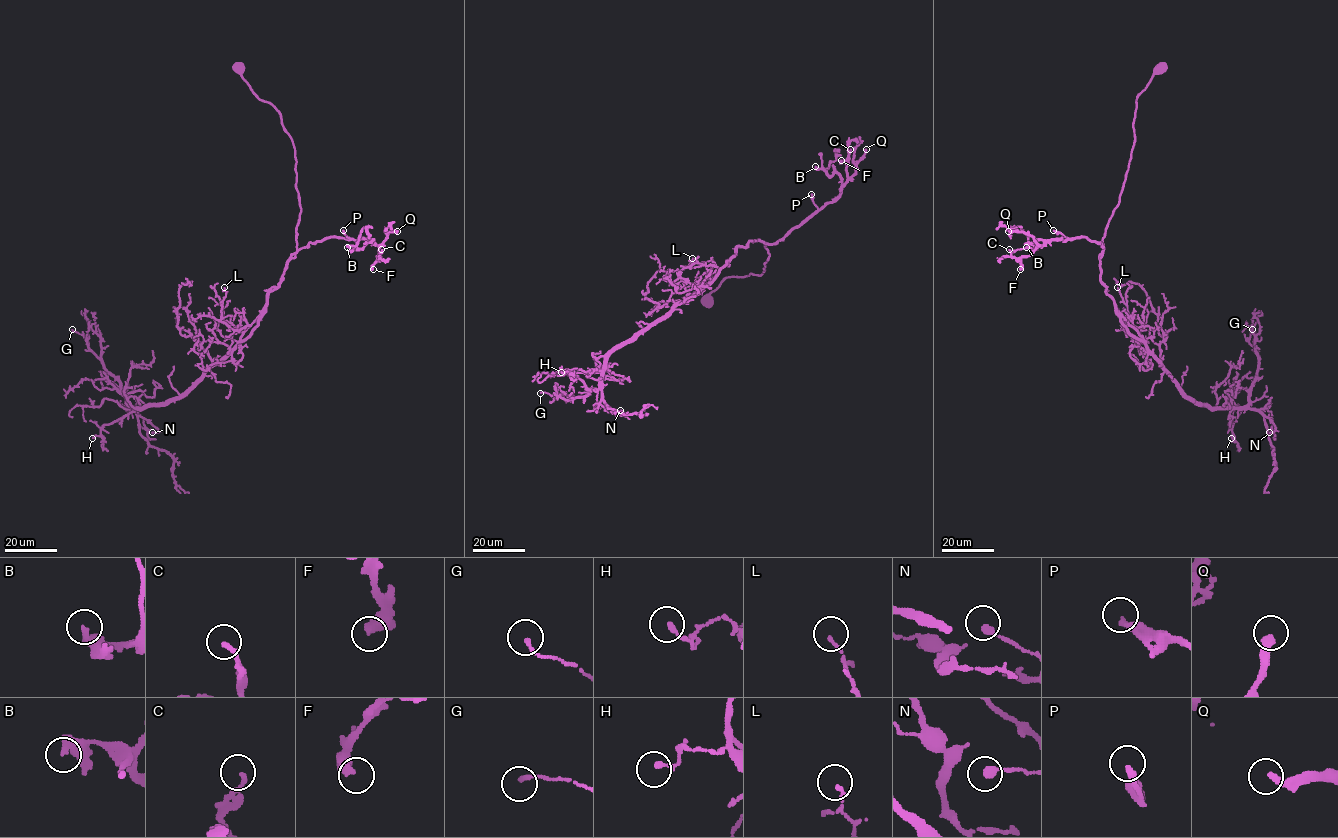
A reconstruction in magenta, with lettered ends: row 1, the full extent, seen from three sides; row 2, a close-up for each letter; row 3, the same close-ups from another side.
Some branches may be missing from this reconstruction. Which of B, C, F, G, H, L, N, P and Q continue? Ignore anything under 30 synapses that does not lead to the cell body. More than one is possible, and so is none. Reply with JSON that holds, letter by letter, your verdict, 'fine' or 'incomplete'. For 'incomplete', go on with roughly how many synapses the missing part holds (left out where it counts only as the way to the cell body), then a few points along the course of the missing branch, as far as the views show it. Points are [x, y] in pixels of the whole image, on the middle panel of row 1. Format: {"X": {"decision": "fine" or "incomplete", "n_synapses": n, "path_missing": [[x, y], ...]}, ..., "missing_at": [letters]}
{"B": {"decision": "incomplete", "n_synapses": 40, "path_missing": [[815, 166], [812, 157], [816, 151], [822, 152]]}, "C": {"decision": "fine"}, "F": {"decision": "fine"}, "G": {"decision": "fine"}, "H": {"decision": "fine"}, "L": {"decision": "fine"}, "N": {"decision": "fine"}, "P": {"decision": "incomplete", "n_synapses": 30, "path_missing": [[811, 194], [814, 187], [830, 179]]}, "Q": {"decision": "incomplete", "n_synapses": 60, "path_missing": [[866, 149], [868, 135], [892, 118]]}, "missing_at": ["B", "P", "Q"]}

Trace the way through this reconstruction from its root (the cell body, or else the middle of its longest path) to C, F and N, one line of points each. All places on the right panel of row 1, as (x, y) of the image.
C: (1162, 69), (1136, 98), (1131, 158), (1103, 250), (1085, 237), (1048, 240), (1018, 258), (1009, 249)
F: (1162, 69), (1136, 98), (1131, 158), (1103, 250), (1085, 237), (1053, 239), (1023, 256), (1020, 269)
N: (1162, 69), (1136, 98), (1131, 158), (1102, 239), (1100, 281), (1191, 400), (1257, 409), (1274, 425), (1269, 432)

